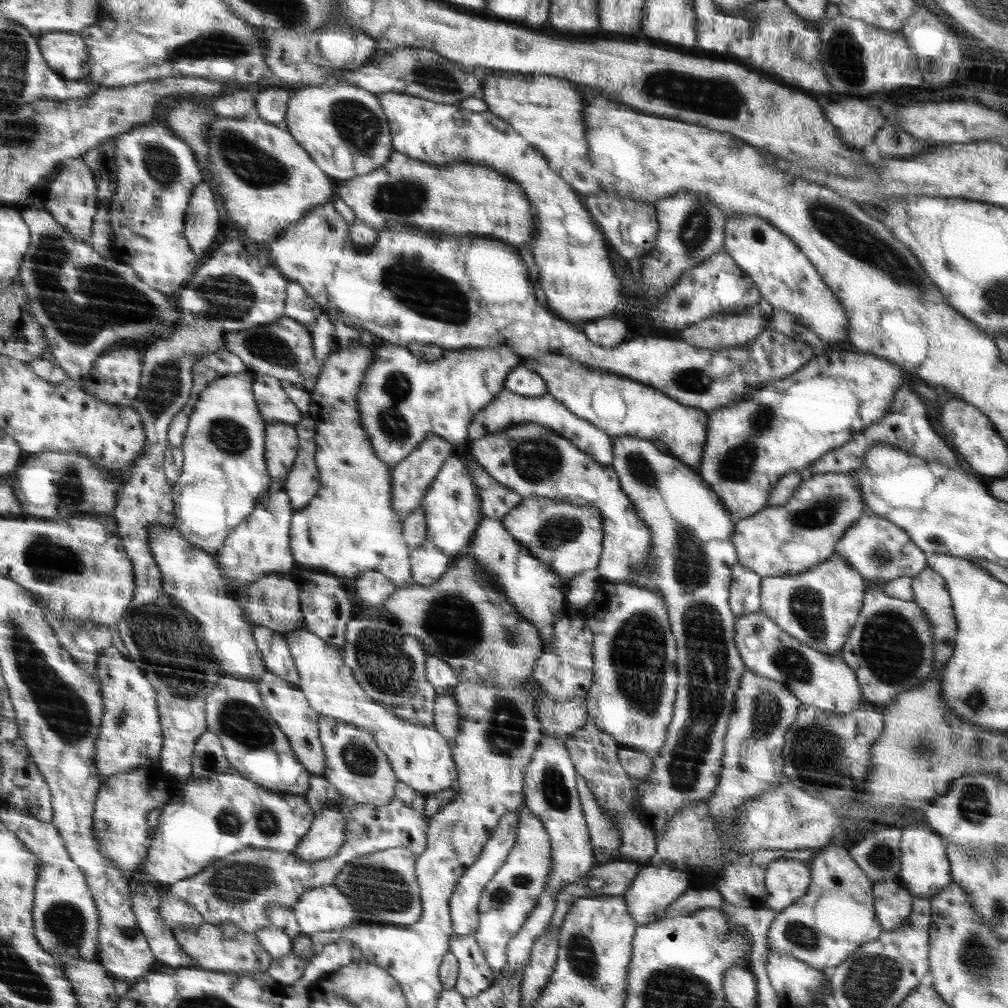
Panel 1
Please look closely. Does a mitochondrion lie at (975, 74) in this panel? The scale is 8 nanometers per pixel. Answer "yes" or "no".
no

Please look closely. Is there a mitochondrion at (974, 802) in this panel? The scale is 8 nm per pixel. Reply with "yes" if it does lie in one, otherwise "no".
yes

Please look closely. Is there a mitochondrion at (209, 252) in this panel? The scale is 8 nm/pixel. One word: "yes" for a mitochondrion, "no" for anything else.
no

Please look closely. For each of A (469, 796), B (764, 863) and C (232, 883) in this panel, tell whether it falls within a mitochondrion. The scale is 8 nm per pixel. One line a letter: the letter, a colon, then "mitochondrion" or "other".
A: other
B: other
C: mitochondrion

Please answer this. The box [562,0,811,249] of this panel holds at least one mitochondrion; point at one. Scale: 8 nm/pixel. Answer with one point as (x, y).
(718, 99)

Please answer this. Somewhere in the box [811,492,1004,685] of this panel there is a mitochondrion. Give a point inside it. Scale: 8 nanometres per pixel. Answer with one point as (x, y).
(882, 556)

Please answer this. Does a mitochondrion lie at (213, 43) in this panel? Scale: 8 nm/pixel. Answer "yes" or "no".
yes

